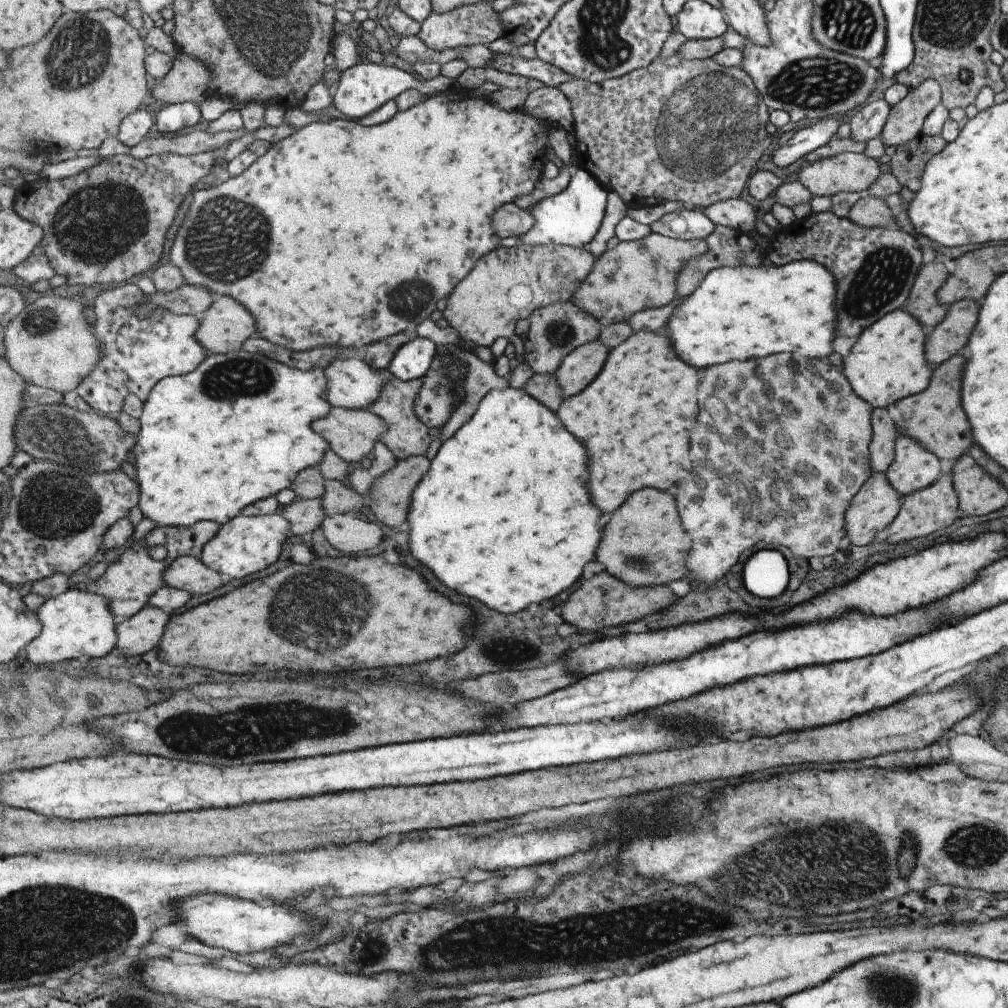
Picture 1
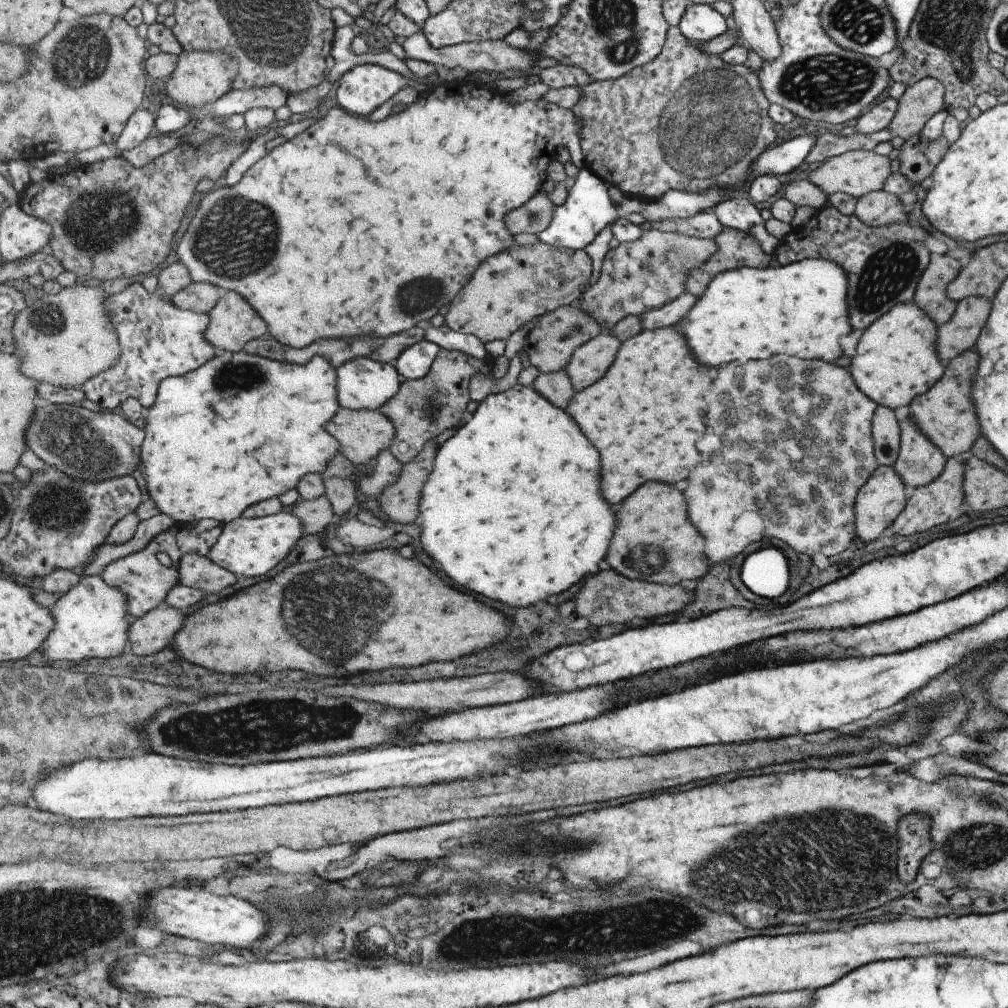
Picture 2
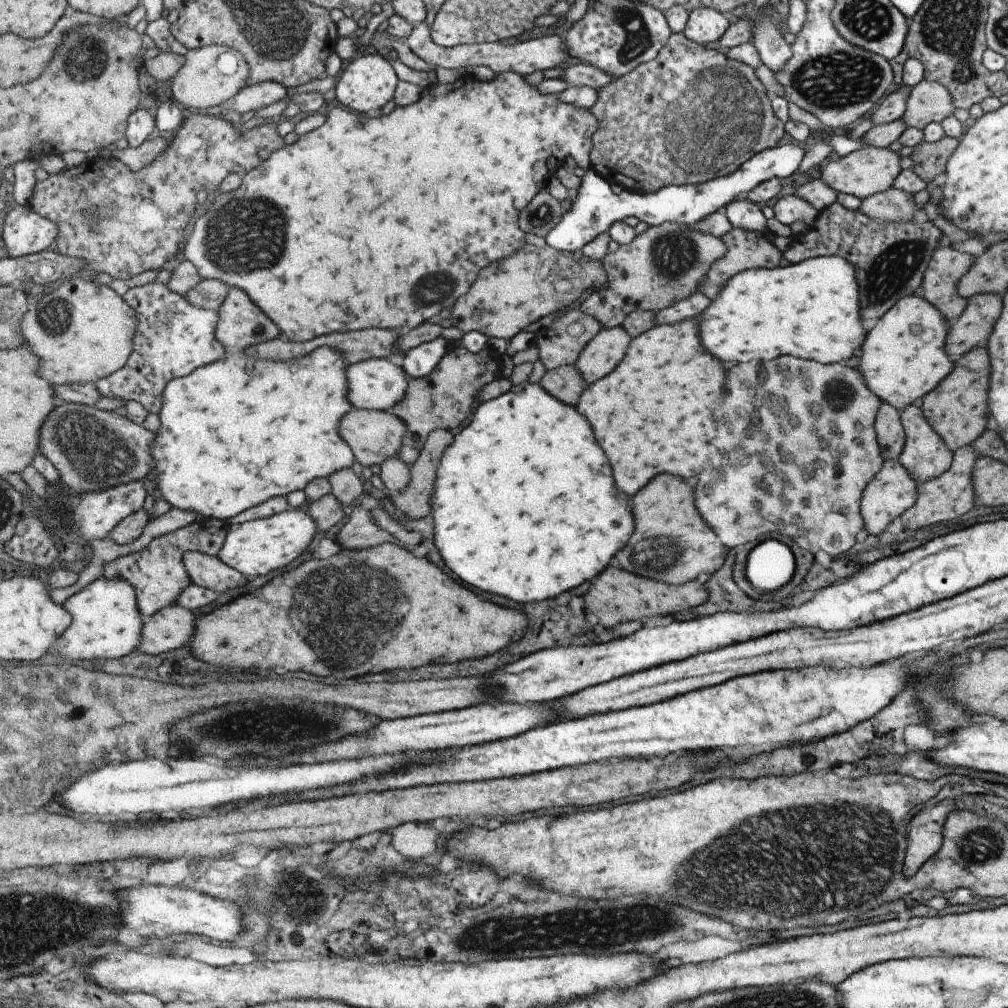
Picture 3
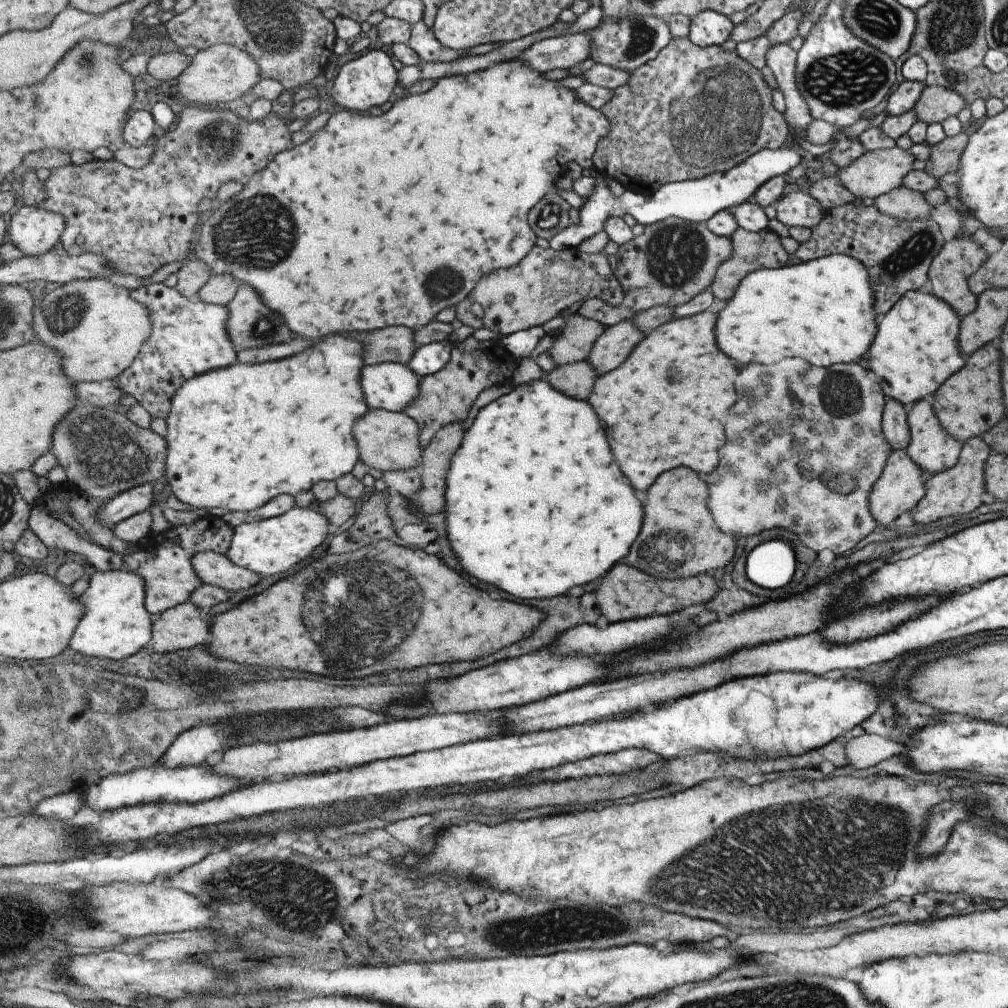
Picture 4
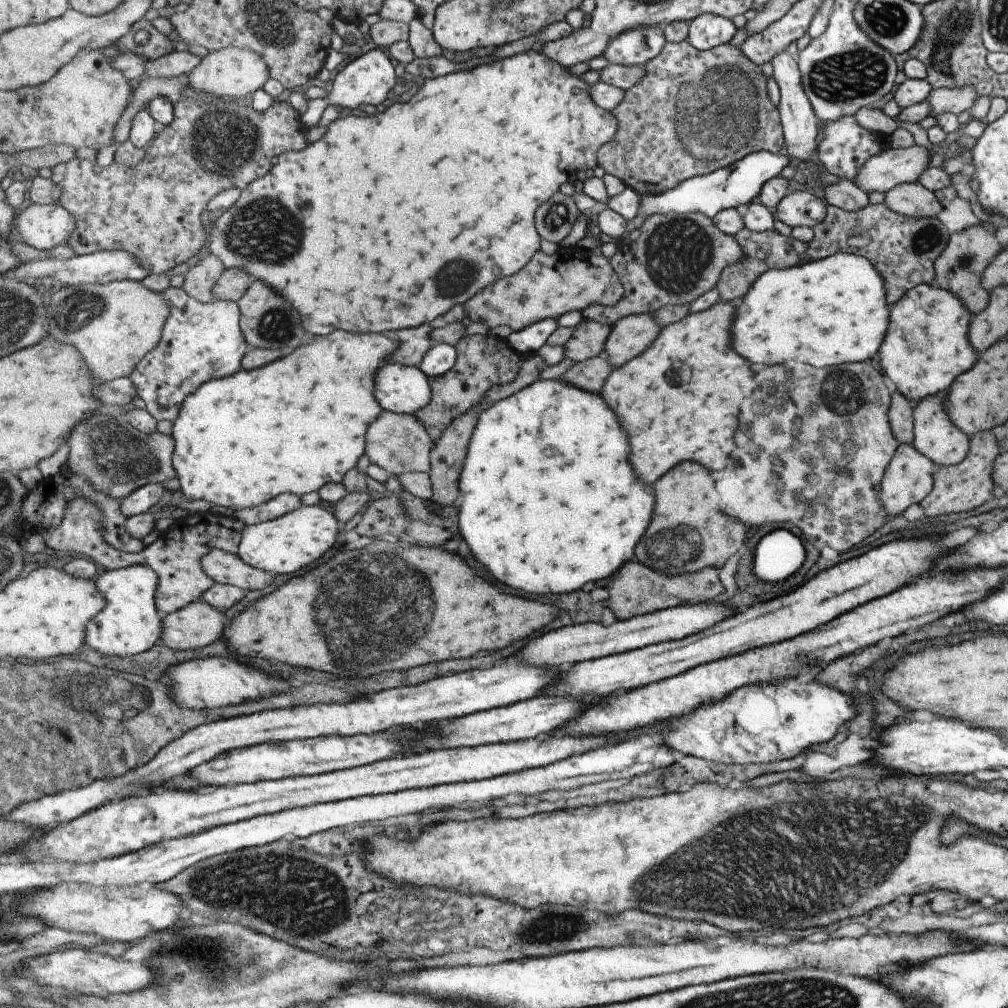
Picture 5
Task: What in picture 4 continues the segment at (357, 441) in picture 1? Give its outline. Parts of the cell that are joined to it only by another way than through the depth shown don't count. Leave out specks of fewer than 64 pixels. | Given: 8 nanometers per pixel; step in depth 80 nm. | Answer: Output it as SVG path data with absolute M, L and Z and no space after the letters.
M371 409L365 417L358 421L354 433L358 440L361 460L370 468L377 468L382 472L387 472L387 470L409 470L409 468L420 470L425 452L420 437L420 426L406 412Z

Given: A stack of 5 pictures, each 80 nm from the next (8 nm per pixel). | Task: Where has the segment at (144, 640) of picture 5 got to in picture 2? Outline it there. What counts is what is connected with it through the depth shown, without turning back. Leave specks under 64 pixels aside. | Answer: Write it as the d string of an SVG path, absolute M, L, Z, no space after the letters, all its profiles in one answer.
M89 575L85 578L80 579L80 583L73 587L68 593L65 593L61 600L54 607L51 608L54 617L58 624L54 628L54 632L50 634L50 637L46 640L42 648L39 650L39 655L41 655L44 661L48 660L69 660L69 662L77 662L77 661L86 661L86 659L94 659L97 658L113 658L113 656L121 656L125 650L127 650L127 646L130 644L130 629L132 628L132 621L128 619L130 616L130 596L126 595L119 587L111 586L108 582L105 582L103 578L100 578L99 575Z

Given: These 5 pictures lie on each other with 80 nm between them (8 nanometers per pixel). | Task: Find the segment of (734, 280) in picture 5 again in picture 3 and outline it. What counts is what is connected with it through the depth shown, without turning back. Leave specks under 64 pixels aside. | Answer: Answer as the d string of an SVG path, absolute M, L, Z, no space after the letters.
M732 228L721 238L726 246L723 258L716 260L698 284L697 291L701 291L711 301L720 293L720 287L732 276L745 269L774 269L781 262L780 252L772 242L772 236L765 233L751 232L742 228Z

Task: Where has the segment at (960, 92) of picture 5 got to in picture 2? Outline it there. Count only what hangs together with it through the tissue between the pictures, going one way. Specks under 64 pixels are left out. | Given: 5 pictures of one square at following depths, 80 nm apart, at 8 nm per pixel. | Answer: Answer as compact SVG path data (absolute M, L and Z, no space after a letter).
M933 77L920 78L907 86L897 100L896 115L887 126L892 137L900 136L905 140L919 135L931 116L947 109L943 95L943 85Z

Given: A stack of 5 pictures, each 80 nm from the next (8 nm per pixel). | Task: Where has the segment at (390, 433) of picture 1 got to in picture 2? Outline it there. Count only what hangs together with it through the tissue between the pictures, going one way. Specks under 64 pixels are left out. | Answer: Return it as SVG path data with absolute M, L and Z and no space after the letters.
M441 349L425 378L402 382L398 396L379 409L397 426L396 439L390 446L390 451L402 465L413 462L429 441L436 439L446 430L459 428L464 423L472 404L471 381L478 375L491 377L492 366L491 356L487 359L479 359L461 351Z

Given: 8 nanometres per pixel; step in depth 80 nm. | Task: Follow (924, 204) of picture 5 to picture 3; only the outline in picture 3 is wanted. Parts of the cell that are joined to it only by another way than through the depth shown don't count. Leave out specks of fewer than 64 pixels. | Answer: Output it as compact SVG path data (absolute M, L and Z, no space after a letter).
M889 187L886 191L872 194L861 200L859 210L869 218L885 222L911 221L915 210L911 193Z

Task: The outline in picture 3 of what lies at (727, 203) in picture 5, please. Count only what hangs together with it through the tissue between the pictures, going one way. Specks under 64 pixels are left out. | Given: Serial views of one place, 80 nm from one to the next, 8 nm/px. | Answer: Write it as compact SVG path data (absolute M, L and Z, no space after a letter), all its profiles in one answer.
M785 144L763 149L748 158L728 175L719 175L697 185L667 185L652 193L636 193L627 189L613 192L612 185L593 170L586 170L581 178L581 186L577 200L569 211L564 214L562 221L548 234L546 240L549 246L565 252L578 251L590 247L590 244L601 233L605 233L615 221L622 221L627 216L635 216L637 220L648 226L662 222L676 222L693 225L702 218L713 214L717 209L734 201L739 194L747 194L760 182L770 178L783 178L797 171L797 166L804 157L805 146Z

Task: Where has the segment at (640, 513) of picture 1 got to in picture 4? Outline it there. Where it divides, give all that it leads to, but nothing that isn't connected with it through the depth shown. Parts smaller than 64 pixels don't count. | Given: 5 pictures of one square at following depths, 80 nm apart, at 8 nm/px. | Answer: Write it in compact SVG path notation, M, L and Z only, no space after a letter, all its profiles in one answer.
M679 466L669 472L663 472L651 484L651 488L647 488L645 496L647 496L647 500L645 500L647 506L645 506L644 512L647 516L643 518L643 526L626 557L625 563L629 566L634 566L658 579L684 579L715 570L719 566L724 567L733 558L733 546L738 539L733 538L729 533L724 533L715 524L706 505L708 486L703 477L694 470Z

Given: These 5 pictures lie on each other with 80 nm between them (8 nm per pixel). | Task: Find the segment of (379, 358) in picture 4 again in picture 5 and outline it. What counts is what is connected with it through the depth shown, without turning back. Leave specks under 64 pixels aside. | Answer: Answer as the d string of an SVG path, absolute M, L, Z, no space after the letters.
M431 324L421 325L412 329L401 329L394 332L392 337L398 340L400 346L388 358L389 363L399 363L409 366L421 366L425 355L432 350L432 332L435 329Z

